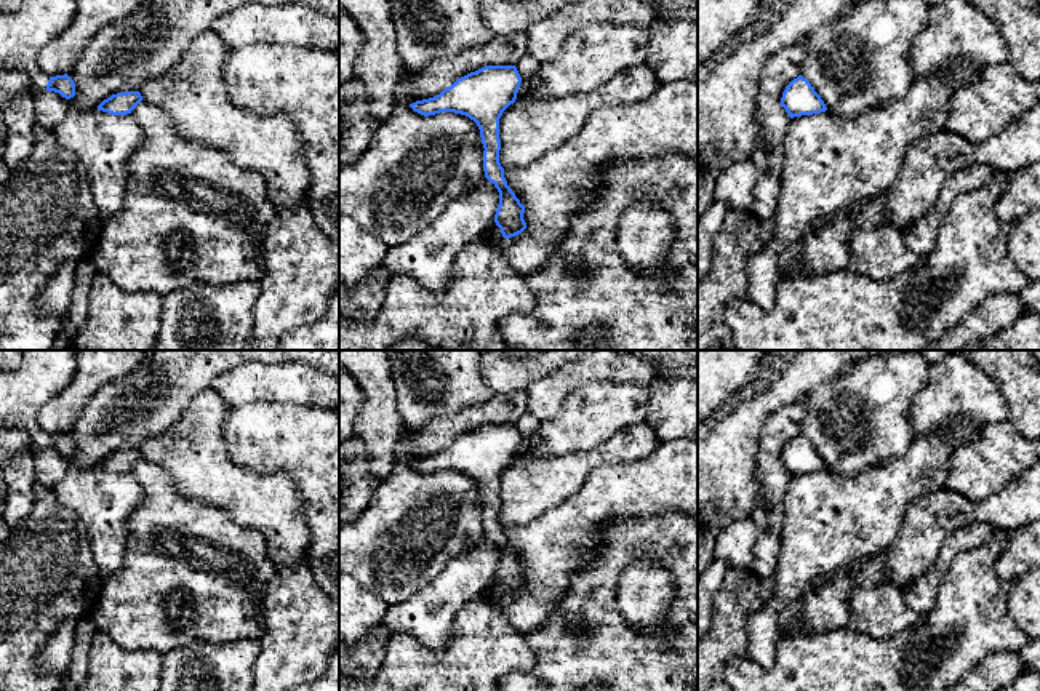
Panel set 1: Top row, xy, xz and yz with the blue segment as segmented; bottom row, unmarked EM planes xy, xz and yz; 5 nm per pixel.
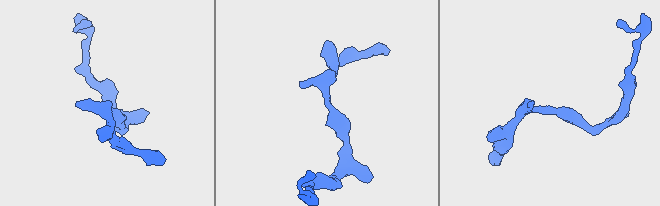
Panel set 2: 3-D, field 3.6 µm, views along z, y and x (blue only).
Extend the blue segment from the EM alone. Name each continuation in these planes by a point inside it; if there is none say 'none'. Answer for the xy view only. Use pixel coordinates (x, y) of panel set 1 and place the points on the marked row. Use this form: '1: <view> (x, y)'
1: xy (23, 34)

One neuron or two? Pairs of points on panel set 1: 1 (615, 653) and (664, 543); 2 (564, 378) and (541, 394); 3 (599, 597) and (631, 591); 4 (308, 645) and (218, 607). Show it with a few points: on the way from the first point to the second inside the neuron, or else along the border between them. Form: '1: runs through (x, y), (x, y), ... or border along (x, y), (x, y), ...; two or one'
1: runs through (604, 618), (604, 575), (629, 549); one
2: runs through (559, 383), (546, 394); one
3: border along (632, 560), (620, 575), (616, 594), (631, 627); two
4: border along (268, 587), (260, 607), (263, 634), (258, 639); two

